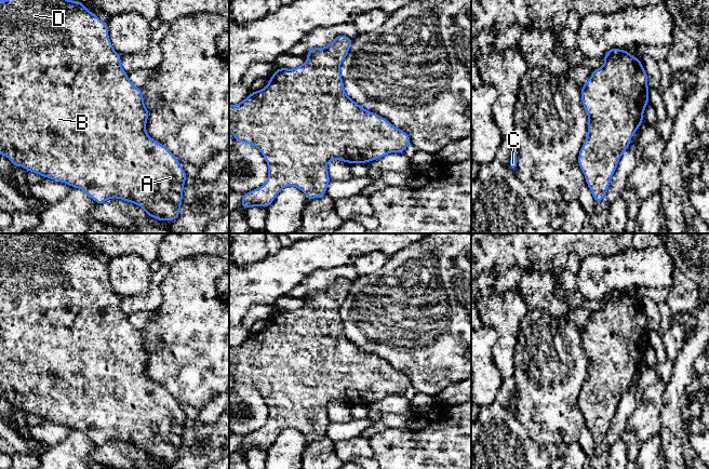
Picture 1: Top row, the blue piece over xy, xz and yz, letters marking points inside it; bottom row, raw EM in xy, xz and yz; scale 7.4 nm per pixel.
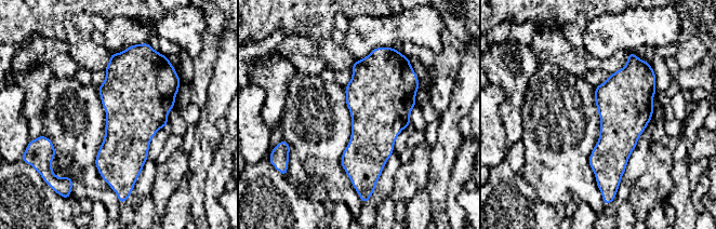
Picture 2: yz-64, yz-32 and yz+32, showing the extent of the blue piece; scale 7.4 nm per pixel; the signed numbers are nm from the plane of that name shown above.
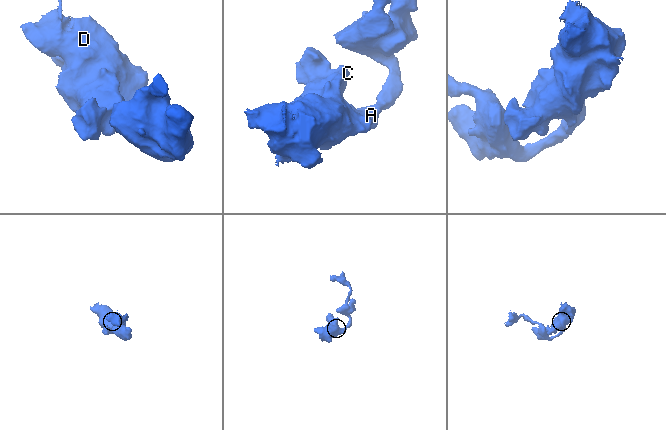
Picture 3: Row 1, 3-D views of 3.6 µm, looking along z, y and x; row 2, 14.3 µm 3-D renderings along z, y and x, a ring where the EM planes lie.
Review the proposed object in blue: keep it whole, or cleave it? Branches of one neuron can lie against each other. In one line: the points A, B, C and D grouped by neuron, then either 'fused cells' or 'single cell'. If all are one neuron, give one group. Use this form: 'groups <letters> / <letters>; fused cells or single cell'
groups A B C D; single cell

